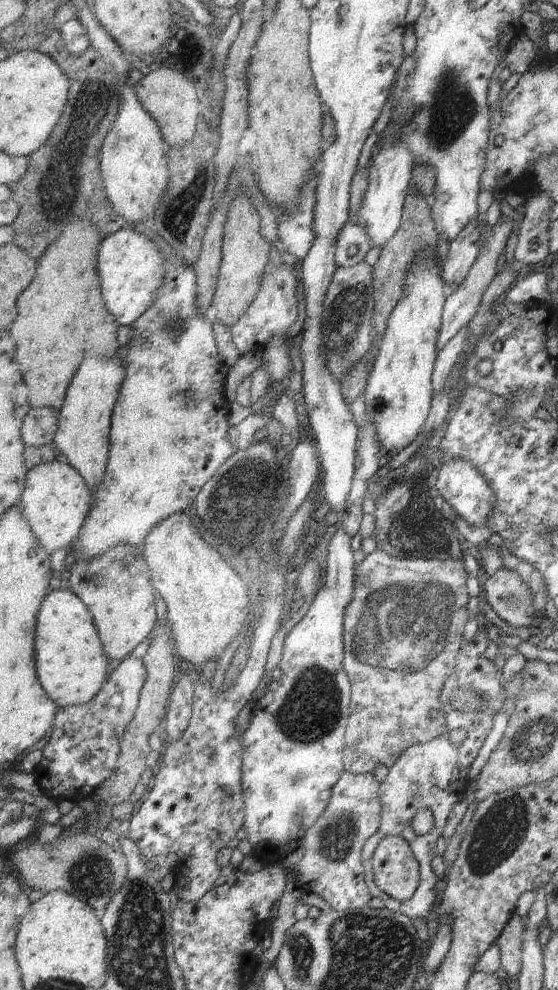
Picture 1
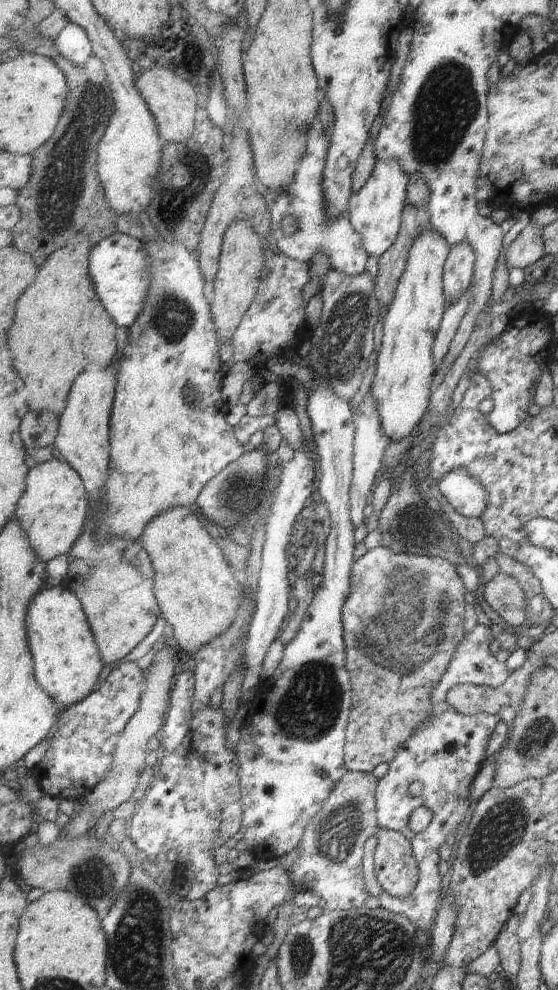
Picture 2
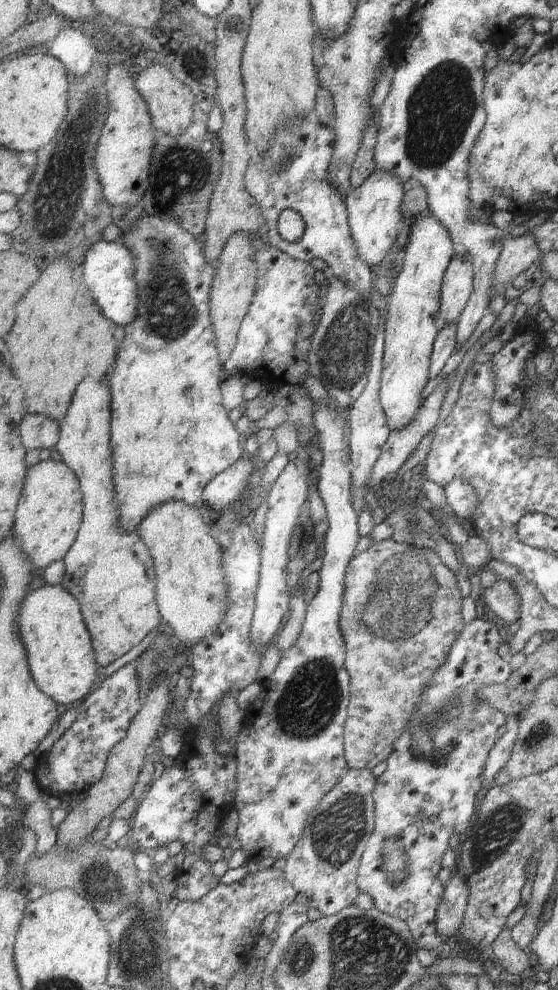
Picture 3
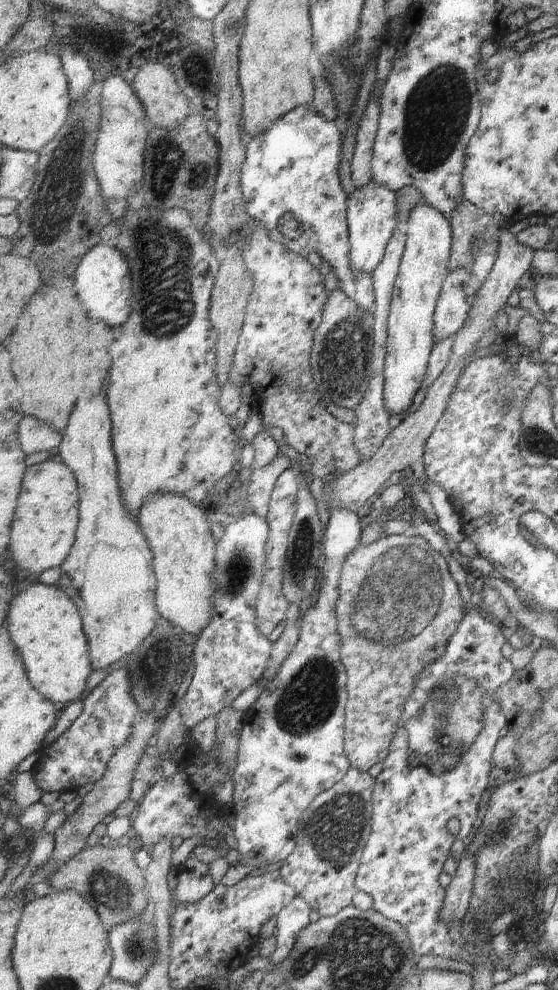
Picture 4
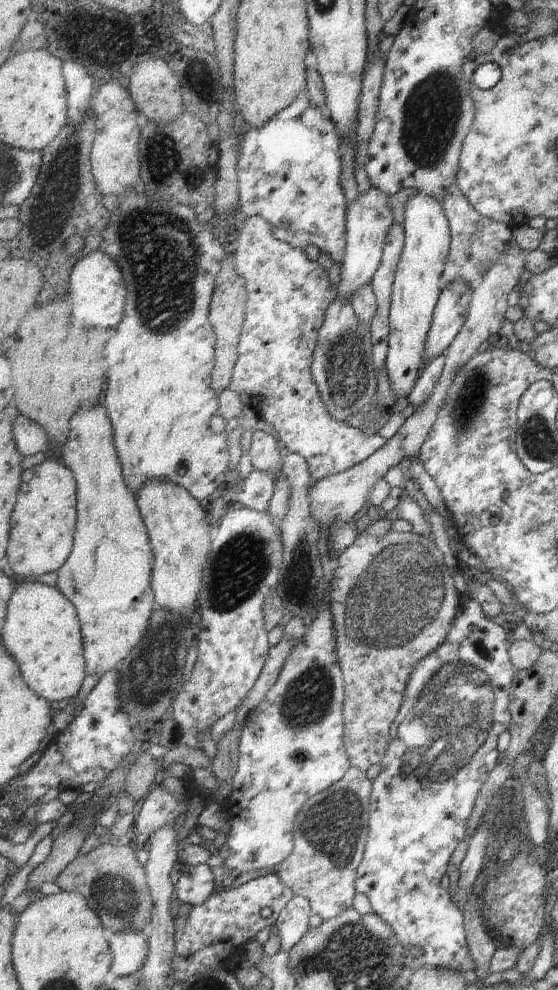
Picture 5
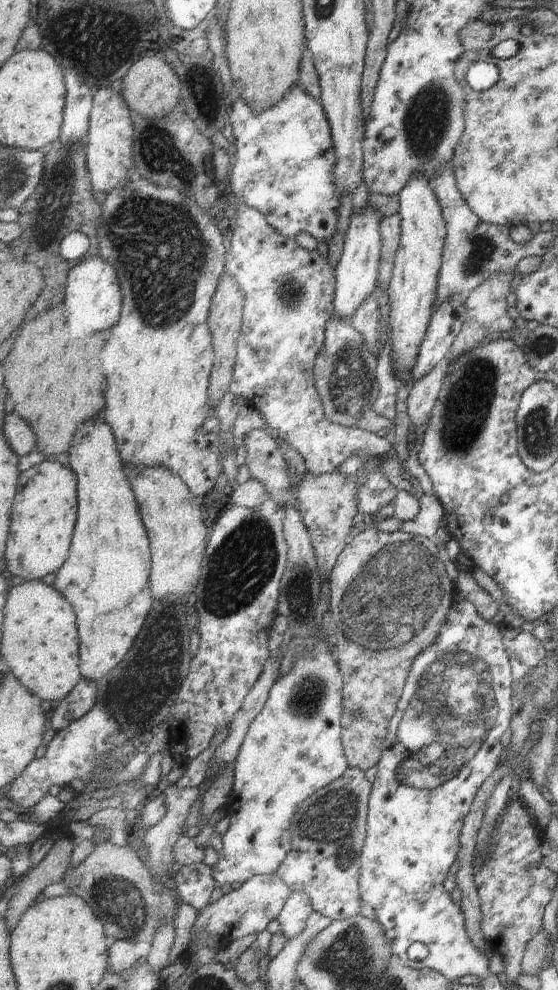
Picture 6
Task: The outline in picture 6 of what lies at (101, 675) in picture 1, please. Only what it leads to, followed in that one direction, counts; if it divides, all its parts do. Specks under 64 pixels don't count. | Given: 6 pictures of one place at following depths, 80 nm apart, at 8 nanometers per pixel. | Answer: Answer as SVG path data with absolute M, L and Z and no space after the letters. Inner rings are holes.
M43 579L25 581L10 588L4 620L4 639L2 640L2 658L11 672L19 679L29 692L36 694L44 701L53 704L67 698L84 675L81 672L80 638L78 620L75 610L55 586Z

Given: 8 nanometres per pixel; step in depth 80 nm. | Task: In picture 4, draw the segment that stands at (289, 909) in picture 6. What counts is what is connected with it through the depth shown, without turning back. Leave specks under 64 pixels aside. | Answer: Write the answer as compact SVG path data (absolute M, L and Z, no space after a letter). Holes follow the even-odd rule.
M301 896L277 916L277 947L269 957L272 965L280 965L298 943L298 938L311 923L312 906Z

